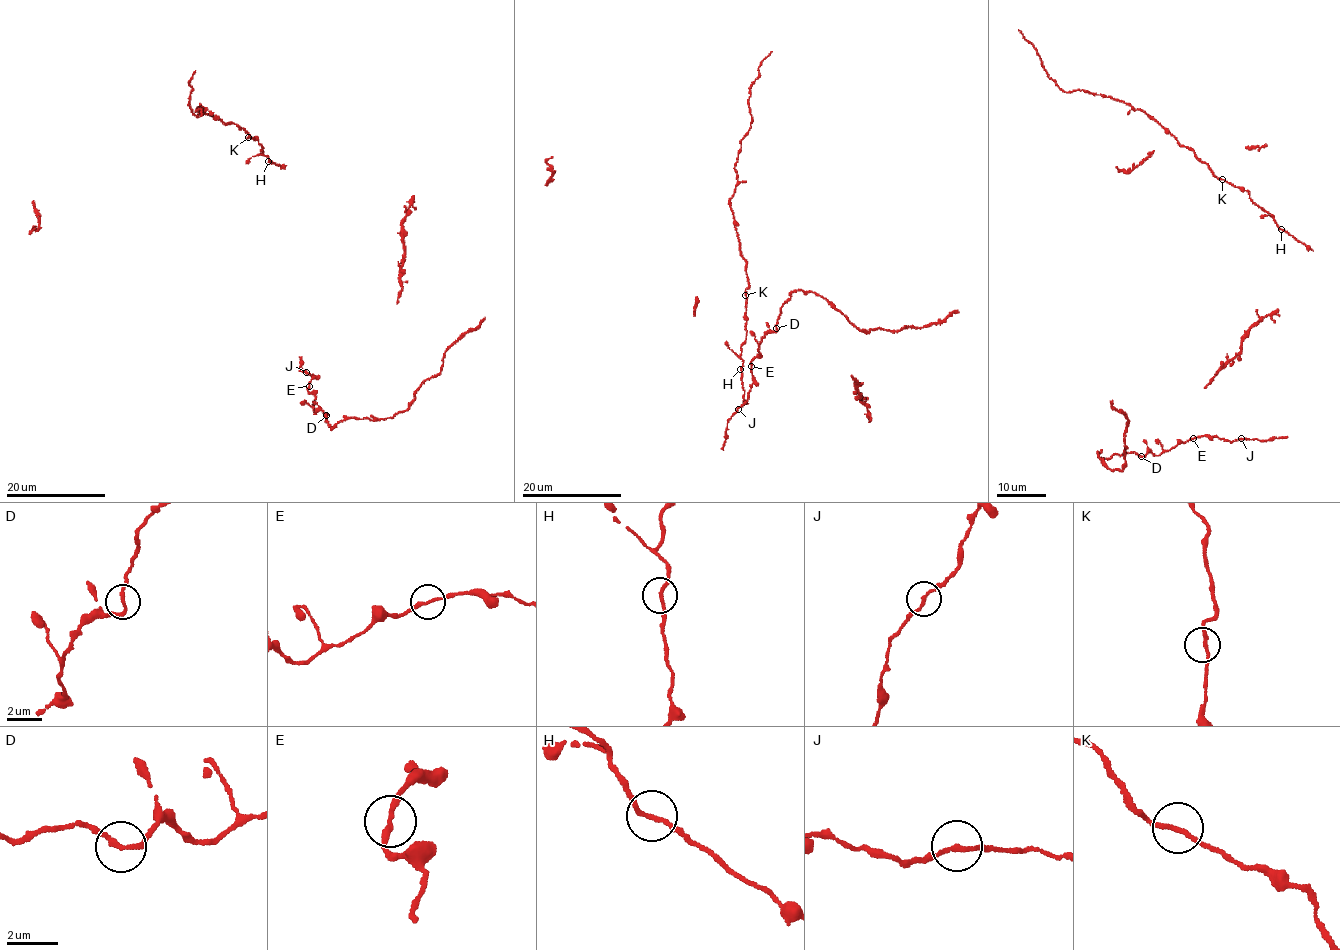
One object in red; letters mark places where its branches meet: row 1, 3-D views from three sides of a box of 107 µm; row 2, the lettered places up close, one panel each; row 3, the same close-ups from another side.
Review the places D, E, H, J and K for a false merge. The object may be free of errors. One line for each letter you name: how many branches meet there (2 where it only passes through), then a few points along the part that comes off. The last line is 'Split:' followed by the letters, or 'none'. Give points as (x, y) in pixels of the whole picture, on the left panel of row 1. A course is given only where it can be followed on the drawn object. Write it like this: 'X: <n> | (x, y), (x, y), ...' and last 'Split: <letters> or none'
Split: none

